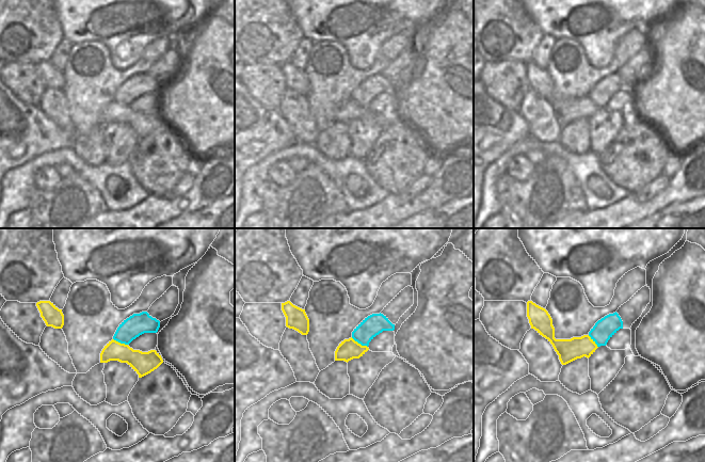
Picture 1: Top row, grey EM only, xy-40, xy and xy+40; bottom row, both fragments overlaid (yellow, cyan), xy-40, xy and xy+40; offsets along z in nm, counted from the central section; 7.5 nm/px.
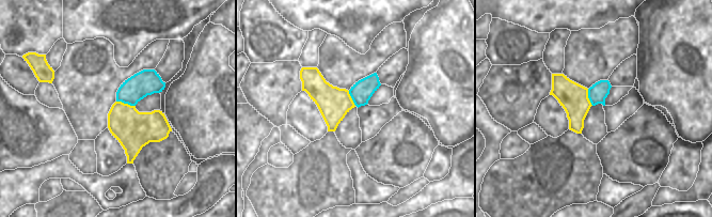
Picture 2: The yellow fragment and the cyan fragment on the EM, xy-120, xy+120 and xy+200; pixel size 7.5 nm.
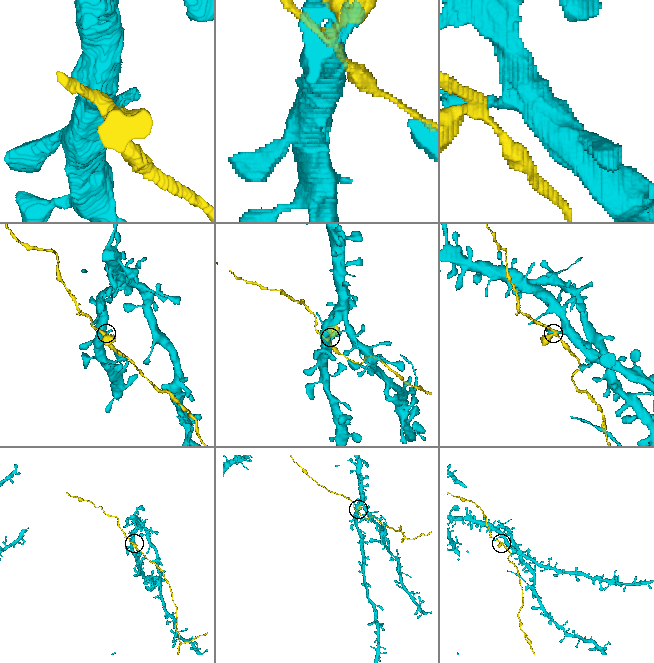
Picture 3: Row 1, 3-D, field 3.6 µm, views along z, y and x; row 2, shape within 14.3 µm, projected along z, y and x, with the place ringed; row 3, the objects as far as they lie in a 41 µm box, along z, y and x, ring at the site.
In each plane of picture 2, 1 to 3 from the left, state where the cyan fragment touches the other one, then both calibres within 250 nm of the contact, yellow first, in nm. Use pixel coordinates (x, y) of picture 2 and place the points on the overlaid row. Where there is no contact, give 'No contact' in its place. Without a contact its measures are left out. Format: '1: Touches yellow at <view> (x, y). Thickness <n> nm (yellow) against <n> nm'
1: Touches yellow at xy-120 (126, 104). Thickness 280 nm (yellow) against 190 nm
2: Touches yellow at xy+120 (351, 98). Thickness 240 nm (yellow) against 160 nm
3: Touches yellow at xy+200 (587, 97). Thickness 220 nm (yellow) against 140 nm.

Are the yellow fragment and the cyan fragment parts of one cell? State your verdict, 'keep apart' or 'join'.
keep apart

